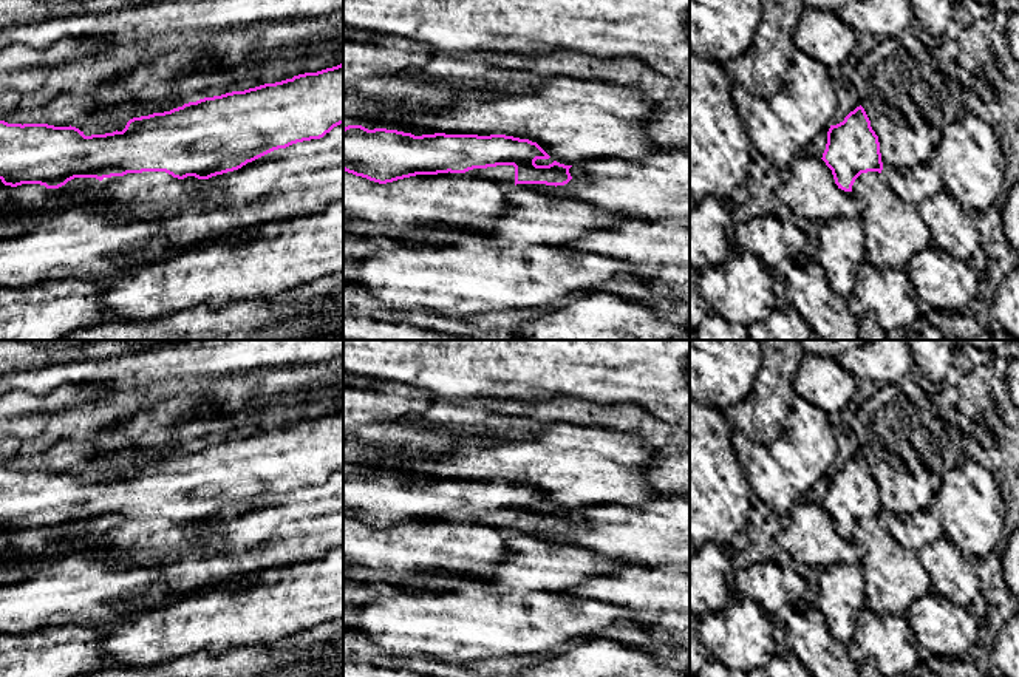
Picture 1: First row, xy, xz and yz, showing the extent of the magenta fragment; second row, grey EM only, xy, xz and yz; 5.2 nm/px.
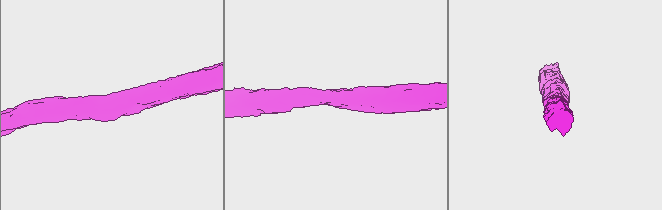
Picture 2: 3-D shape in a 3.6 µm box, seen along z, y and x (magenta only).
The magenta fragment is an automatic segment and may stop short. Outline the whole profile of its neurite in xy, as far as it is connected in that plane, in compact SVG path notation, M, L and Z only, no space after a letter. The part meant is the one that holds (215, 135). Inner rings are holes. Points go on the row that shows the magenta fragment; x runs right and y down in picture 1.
M343 63L244 91L204 97L164 113L133 117L122 131L85 136L76 127L0 121L0 179L5 185L59 189L74 178L165 172L209 179L233 172L274 150L320 139L343 124Z

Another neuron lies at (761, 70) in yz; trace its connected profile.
M761 0L762 19L750 49L725 63L731 83L769 100L782 87L796 49L795 29L806 12L803 0Z

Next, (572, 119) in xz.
M552 76L541 88L521 88L518 93L489 96L484 100L458 97L424 114L404 116L397 111L376 117L377 128L422 134L506 134L537 142L554 161L575 165L598 156L631 155L636 159L659 153L646 131L646 121L663 104L651 100L640 88L615 82L586 80L575 76Z

